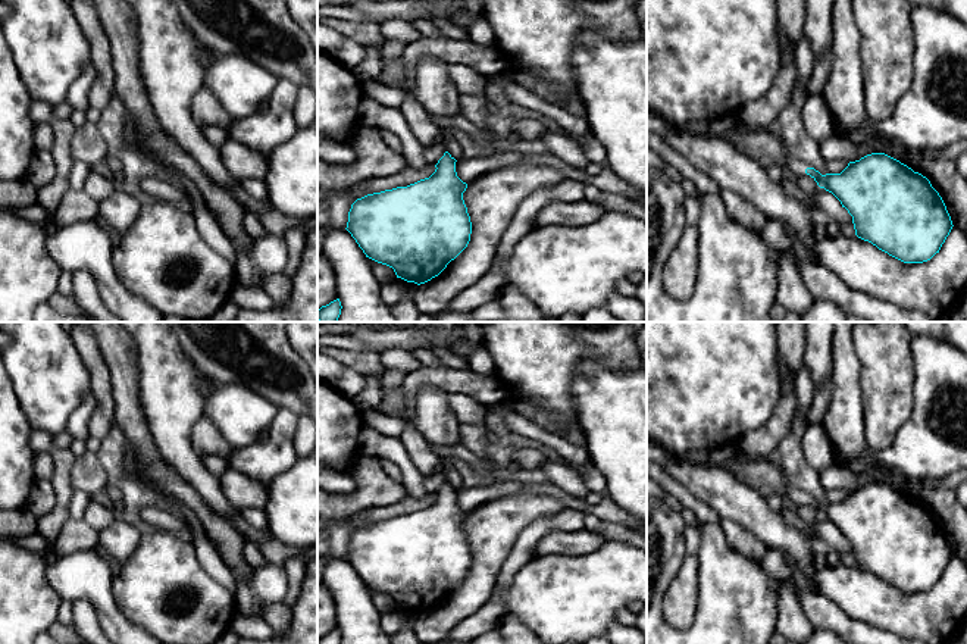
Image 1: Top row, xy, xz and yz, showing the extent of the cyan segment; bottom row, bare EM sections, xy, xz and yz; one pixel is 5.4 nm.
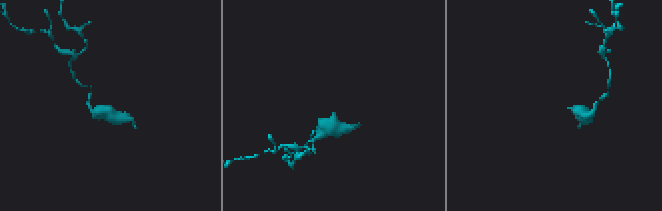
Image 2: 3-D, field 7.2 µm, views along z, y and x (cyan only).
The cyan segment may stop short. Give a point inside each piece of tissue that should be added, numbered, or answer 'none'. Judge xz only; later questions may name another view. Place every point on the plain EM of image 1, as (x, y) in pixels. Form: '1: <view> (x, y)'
none

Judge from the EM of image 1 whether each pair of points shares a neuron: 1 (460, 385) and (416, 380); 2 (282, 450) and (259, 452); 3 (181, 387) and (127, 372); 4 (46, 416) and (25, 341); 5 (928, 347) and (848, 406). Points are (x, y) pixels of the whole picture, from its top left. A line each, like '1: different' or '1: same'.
1: same
2: same
3: different
4: same
5: different

